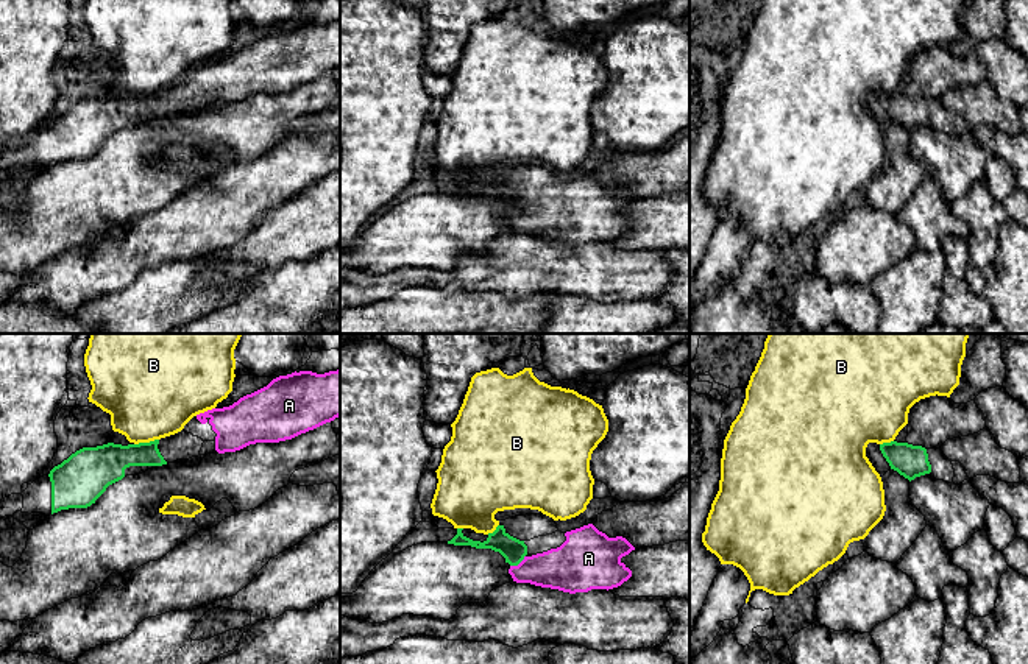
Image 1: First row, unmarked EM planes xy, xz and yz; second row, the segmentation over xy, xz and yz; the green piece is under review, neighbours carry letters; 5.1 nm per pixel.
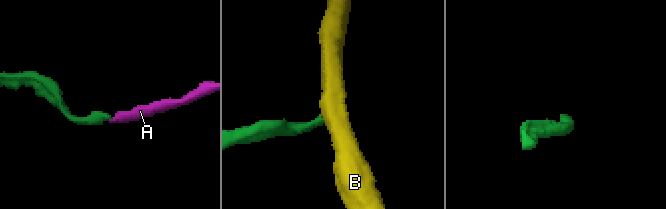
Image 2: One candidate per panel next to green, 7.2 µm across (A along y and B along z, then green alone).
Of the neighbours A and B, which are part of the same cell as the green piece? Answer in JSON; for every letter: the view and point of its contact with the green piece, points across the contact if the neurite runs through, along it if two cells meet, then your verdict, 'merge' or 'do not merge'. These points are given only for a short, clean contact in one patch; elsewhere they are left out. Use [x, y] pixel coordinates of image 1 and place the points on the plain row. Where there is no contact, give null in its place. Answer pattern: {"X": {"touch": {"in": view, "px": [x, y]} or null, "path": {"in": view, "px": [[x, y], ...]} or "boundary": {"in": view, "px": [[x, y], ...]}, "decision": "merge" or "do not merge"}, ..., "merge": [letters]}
{"A": {"touch": {"in": "xz", "px": [518, 214]}, "path": {"in": "xz", "px": [[514, 201], [518, 214], [567, 218]]}, "decision": "merge"}, "B": {"touch": {"in": "xy", "px": [145, 94]}, "boundary": {"in": "xy", "px": [[158, 89], [134, 95]]}, "decision": "do not merge"}, "merge": ["A"]}

